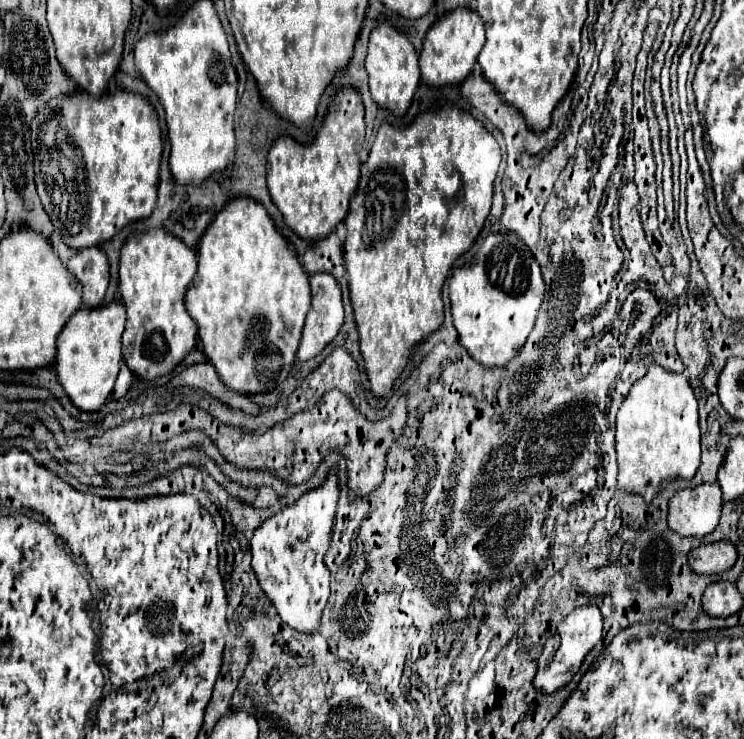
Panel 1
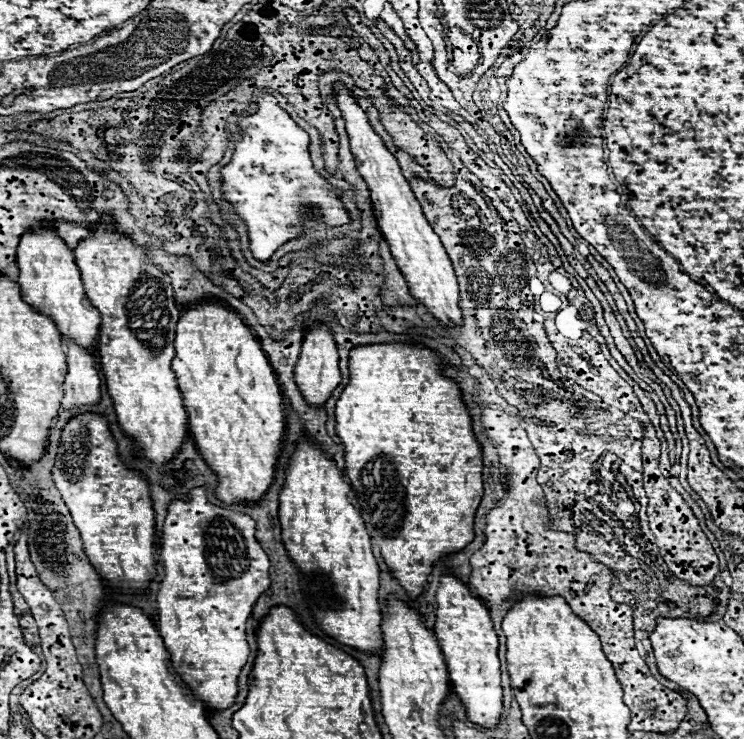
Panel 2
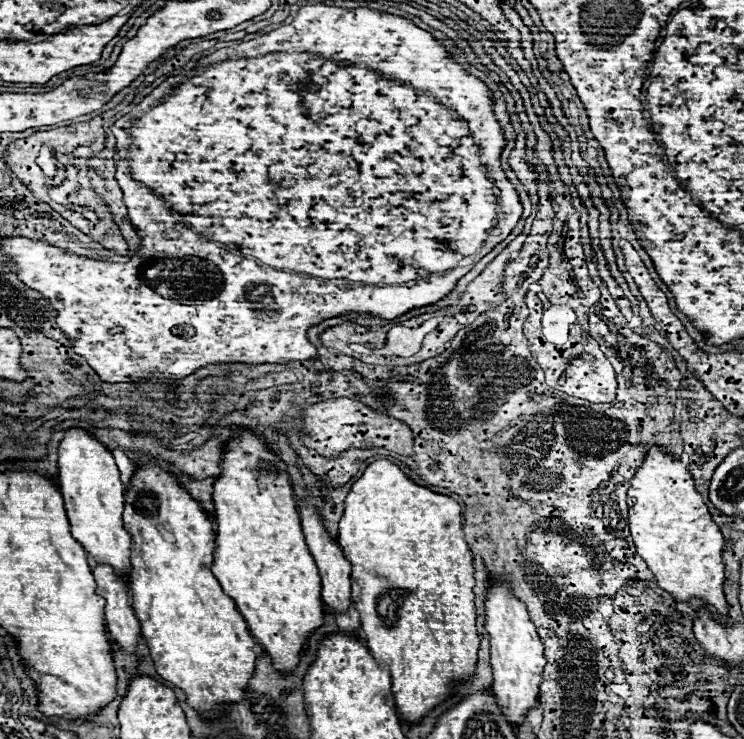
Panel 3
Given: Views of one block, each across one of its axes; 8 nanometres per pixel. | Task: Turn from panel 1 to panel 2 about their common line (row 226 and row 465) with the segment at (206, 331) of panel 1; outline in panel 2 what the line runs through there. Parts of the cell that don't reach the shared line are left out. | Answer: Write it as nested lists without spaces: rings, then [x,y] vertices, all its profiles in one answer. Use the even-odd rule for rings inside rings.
[[[196,304],[184,310],[178,320],[174,348],[176,356],[172,360],[172,370],[178,378],[182,400],[188,412],[190,434],[200,448],[204,462],[218,476],[218,488],[214,496],[224,504],[260,500],[260,496],[264,496],[264,492],[268,492],[272,486],[274,466],[286,426],[278,378],[266,354],[252,336],[250,328],[236,316],[236,312],[220,304]]]

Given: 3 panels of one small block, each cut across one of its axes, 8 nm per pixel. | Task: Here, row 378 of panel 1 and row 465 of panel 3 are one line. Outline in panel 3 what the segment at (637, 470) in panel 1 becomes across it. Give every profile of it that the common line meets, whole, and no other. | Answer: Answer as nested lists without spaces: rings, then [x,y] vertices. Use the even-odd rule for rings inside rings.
[[[652,446],[630,480],[626,502],[630,506],[628,524],[634,544],[652,570],[658,586],[680,602],[698,596],[712,604],[720,614],[726,614],[728,604],[722,592],[724,538],[700,492],[694,488],[686,464],[676,460],[662,446]]]

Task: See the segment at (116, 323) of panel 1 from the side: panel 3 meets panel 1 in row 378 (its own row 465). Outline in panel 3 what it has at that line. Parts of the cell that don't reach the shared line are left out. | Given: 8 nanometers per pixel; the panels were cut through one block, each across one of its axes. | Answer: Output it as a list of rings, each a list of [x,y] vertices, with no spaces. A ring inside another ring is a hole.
[[[70,428],[58,448],[58,468],[58,486],[66,502],[72,536],[96,564],[112,564],[120,572],[120,578],[126,578],[130,574],[130,534],[122,524],[126,488],[120,482],[120,472],[110,450],[86,430]]]

